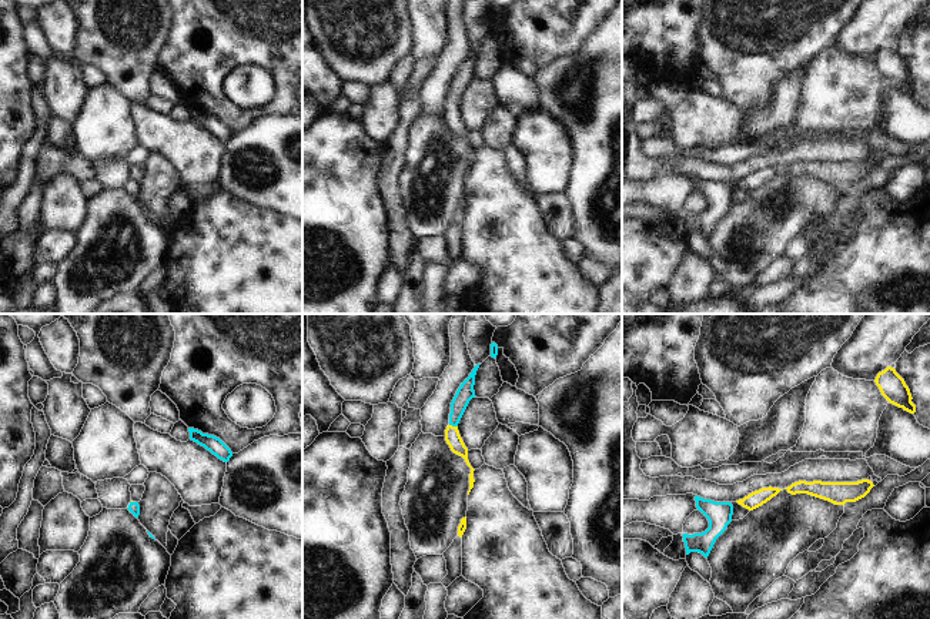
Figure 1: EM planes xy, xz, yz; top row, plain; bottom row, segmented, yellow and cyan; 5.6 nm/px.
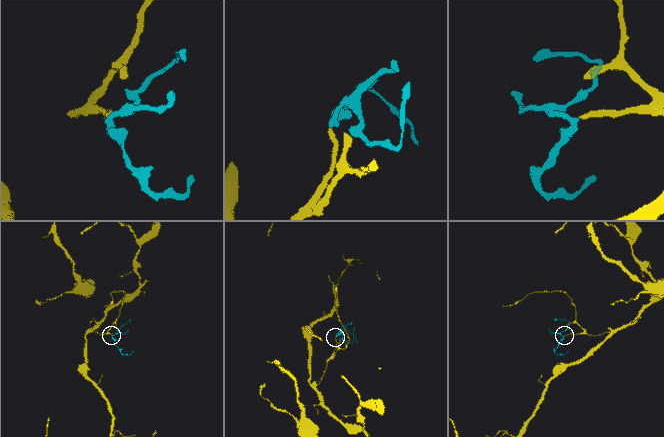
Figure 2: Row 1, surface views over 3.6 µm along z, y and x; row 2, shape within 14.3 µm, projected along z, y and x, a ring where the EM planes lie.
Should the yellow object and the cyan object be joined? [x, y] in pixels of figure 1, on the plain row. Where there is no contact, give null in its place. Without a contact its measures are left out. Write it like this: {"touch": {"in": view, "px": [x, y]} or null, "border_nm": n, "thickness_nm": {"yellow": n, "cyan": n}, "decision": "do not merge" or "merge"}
{"touch": {"in": "xz", "px": [454, 107]}, "border_nm": 50, "thickness_nm": {"yellow": 90, "cyan": 100}, "decision": "merge"}

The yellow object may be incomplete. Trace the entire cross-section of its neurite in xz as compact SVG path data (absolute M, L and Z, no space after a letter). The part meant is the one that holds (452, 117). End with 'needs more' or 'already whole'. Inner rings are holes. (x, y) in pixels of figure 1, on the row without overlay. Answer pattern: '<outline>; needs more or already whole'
M481 44L475 46L469 57L461 64L458 68L452 83L451 83L451 94L449 94L449 106L445 110L445 121L449 126L451 131L459 137L462 137L466 143L466 145L471 148L469 154L469 171L474 168L474 148L471 147L468 141L468 128L465 127L459 111L458 111L458 104L472 78L475 78L475 56Z; needs more

